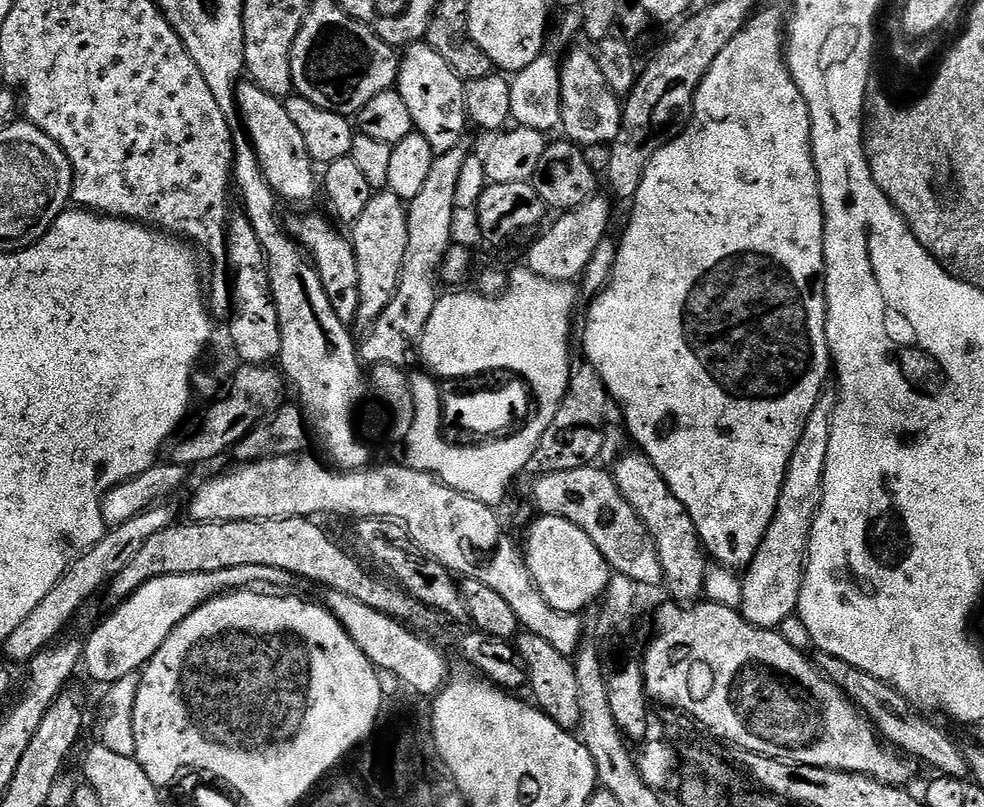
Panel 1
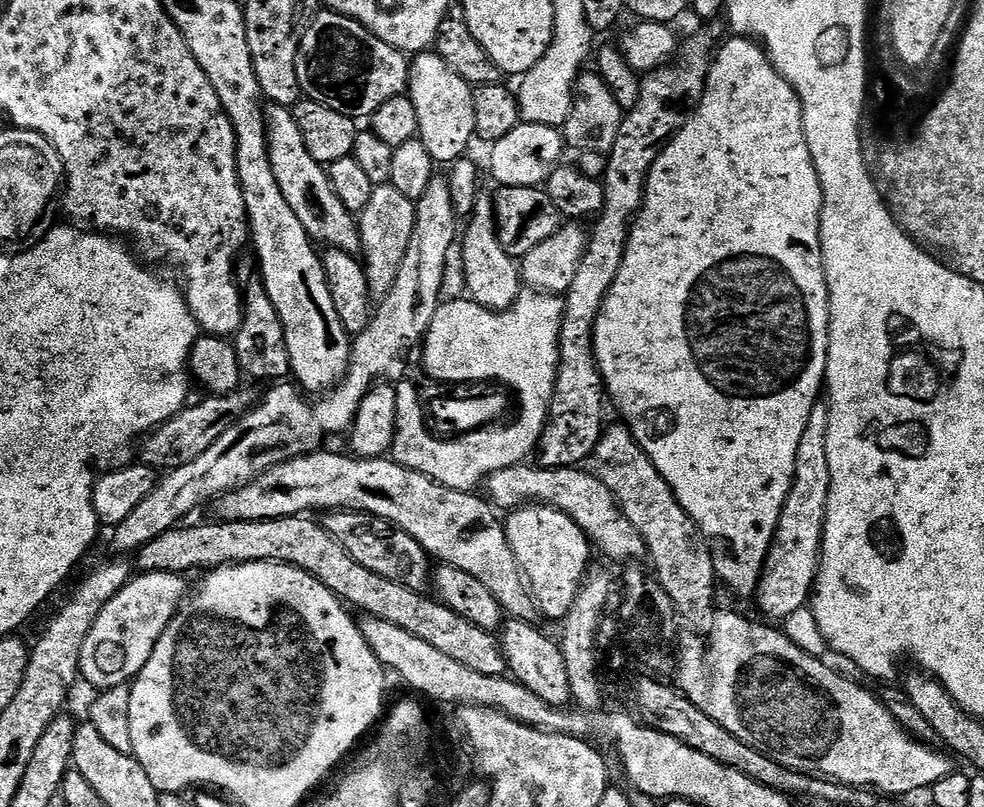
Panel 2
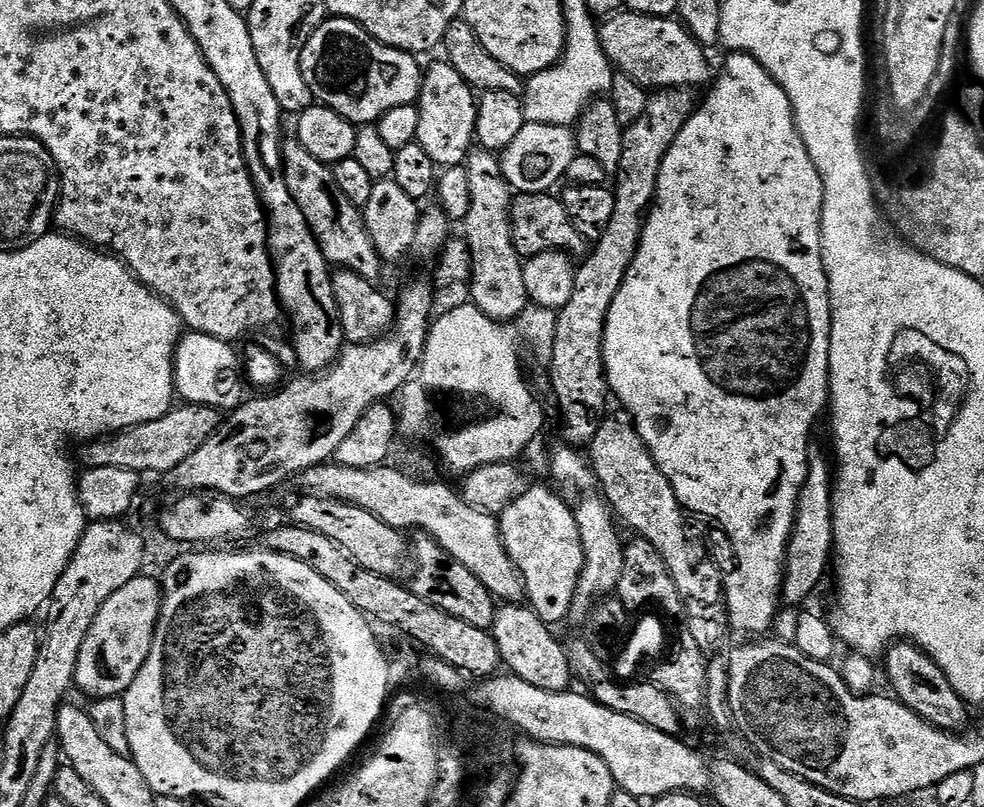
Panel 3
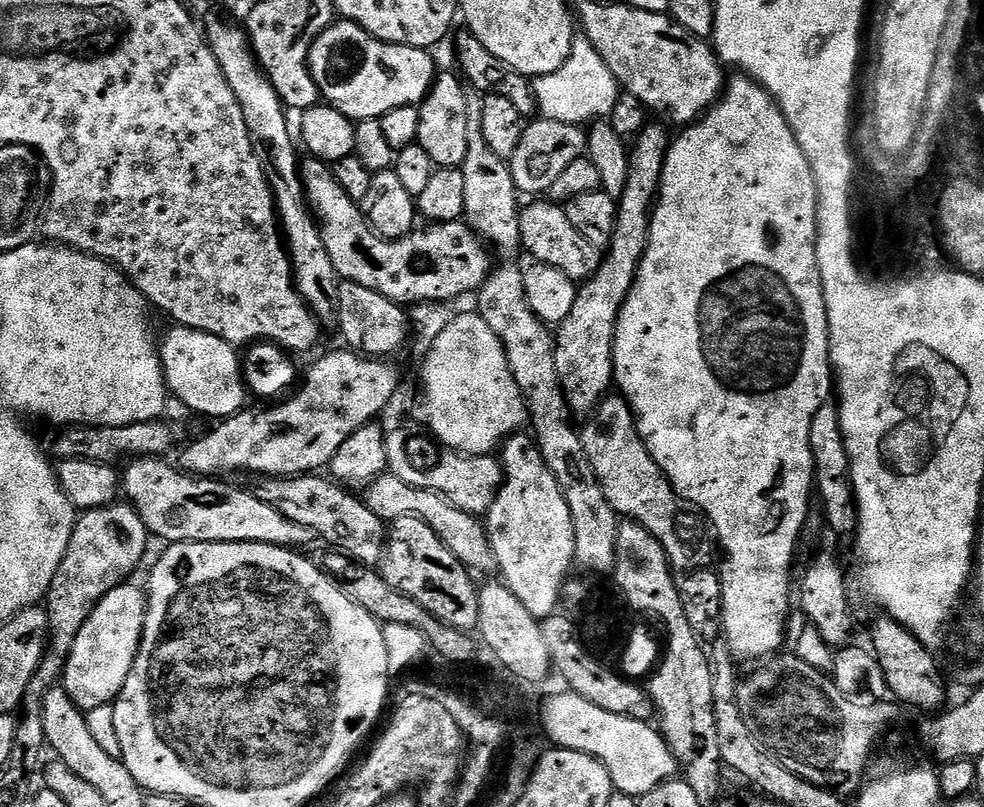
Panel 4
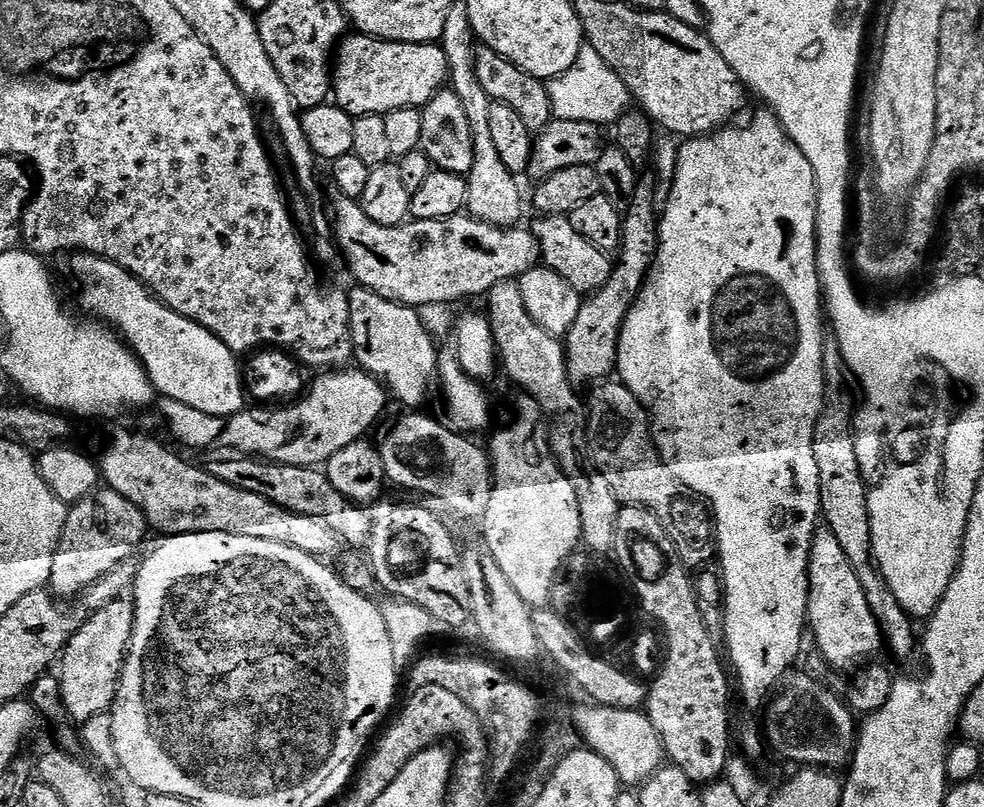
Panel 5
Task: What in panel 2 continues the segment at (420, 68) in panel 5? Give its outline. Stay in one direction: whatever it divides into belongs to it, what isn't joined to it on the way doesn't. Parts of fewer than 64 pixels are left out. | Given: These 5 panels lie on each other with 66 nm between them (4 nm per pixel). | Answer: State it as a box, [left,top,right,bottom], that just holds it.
[296,10,409,122]

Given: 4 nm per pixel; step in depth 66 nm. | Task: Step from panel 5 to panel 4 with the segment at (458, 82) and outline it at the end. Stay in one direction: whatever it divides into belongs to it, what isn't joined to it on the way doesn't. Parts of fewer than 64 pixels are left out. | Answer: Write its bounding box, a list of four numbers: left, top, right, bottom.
[463,94,521,260]

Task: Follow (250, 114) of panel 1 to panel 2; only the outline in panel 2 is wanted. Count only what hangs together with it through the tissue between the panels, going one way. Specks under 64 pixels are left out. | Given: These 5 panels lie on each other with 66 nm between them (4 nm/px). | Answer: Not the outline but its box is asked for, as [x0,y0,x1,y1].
[264,106,360,253]

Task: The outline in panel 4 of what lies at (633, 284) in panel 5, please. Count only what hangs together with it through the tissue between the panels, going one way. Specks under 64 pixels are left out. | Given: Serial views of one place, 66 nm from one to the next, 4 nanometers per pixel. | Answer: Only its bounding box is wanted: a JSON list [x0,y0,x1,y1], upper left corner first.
[554,122,670,418]

